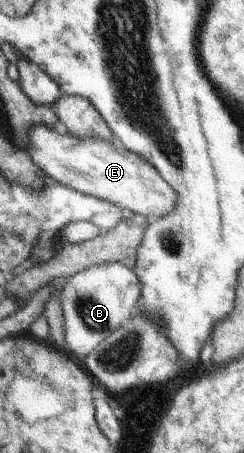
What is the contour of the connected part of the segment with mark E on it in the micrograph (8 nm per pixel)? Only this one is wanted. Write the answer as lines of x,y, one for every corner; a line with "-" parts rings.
57,122
53,128
33,126
28,131
27,145
34,163
49,180
111,202
119,206
124,213
136,214
138,218
148,220
161,219
177,206
176,191
165,181
156,168
151,167
140,156
121,147
116,140
104,142
100,138
77,138
63,130

